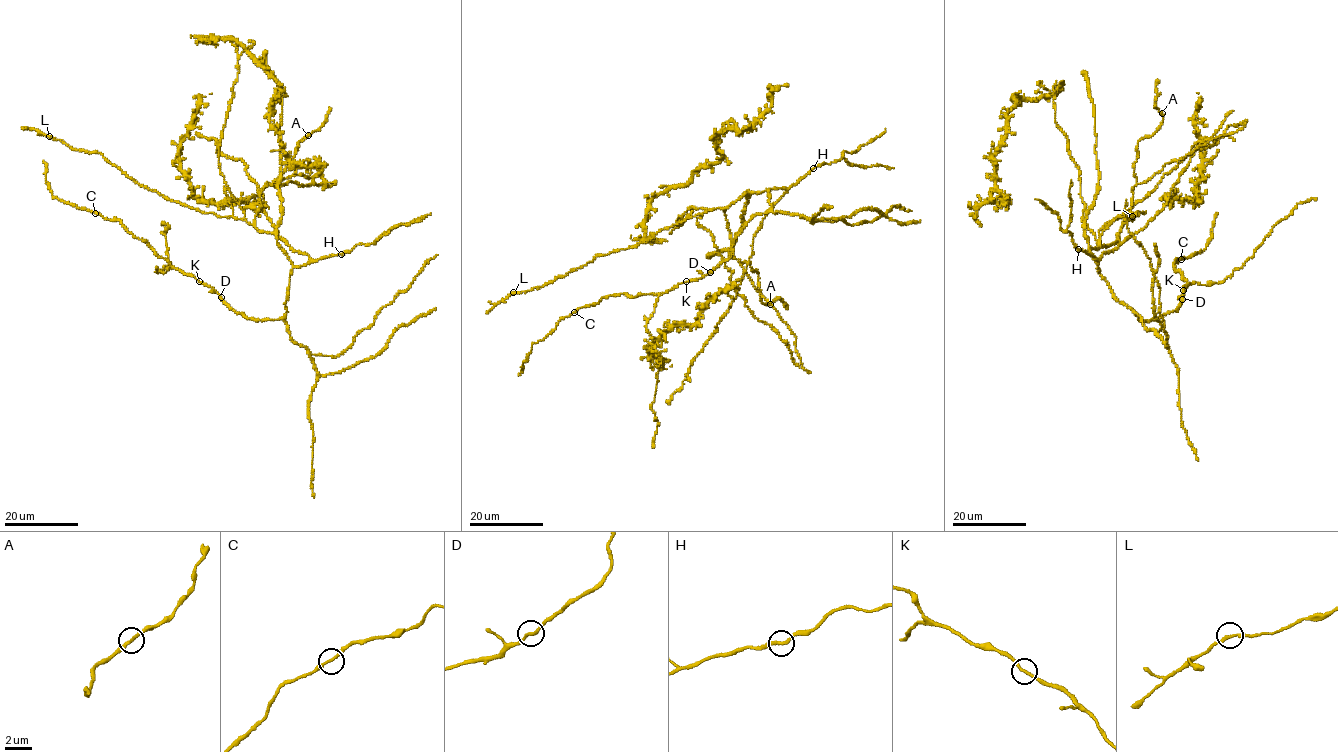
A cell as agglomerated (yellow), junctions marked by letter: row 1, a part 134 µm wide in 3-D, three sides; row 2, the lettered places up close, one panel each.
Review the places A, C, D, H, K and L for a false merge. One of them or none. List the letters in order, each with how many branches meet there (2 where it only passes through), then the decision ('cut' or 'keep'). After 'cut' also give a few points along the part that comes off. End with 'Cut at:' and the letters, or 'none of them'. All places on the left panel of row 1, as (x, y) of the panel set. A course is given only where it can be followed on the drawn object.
A: 2 branches meet; keep
C: 2 branches meet; keep
D: 2 branches meet; keep
H: 2 branches meet; keep
K: 2 branches meet; keep
L: 2 branches meet; keep
Cut at: none of them

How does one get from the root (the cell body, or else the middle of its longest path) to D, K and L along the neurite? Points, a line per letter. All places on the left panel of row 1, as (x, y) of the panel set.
D: (238, 203), (247, 222), (275, 234), (290, 261), (285, 314), (275, 320), (249, 319), (221, 297)
K: (238, 203), (247, 222), (275, 234), (290, 261), (285, 314), (275, 320), (249, 319), (199, 281)
L: (238, 203), (244, 219), (203, 213), (139, 185), (99, 153), (73, 149), (49, 136)

